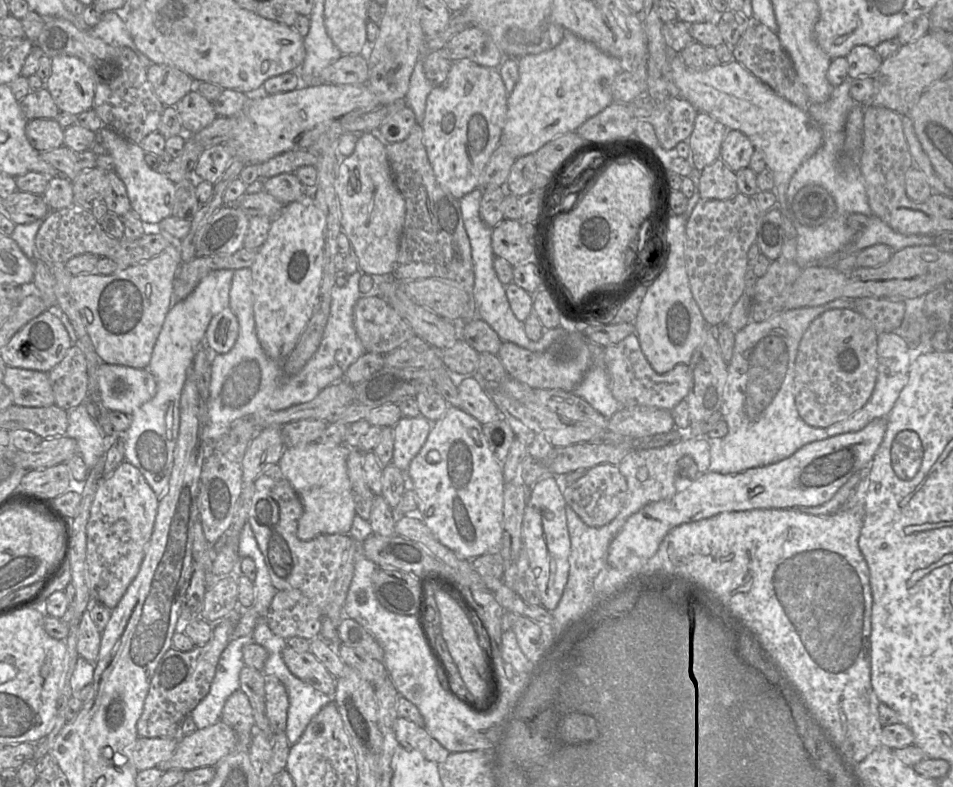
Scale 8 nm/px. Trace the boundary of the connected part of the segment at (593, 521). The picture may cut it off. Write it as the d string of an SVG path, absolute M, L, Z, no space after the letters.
M604 463L589 468L572 485L563 490L567 506L590 527L601 527L611 522L621 511L627 496L627 481L617 465Z

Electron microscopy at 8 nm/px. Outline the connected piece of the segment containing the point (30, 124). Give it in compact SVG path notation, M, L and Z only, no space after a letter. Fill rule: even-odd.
M54 119L28 120L25 134L31 146L38 152L59 148L64 143L64 129Z

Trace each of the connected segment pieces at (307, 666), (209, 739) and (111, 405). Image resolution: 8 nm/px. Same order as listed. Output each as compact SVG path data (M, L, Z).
M287 646L282 650L282 658L289 671L301 681L324 694L334 695L336 678L312 653L299 653Z
M219 720L216 724L182 737L172 757L159 764L162 771L190 771L215 766L237 746L235 731Z
M100 363L97 378L101 402L108 411L133 415L157 392L157 380L147 368Z

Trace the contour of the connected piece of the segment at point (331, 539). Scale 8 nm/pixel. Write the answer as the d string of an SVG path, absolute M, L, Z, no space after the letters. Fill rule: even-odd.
M279 464L265 469L254 481L254 486L247 522L264 556L273 586L279 591L299 590L322 613L341 567L343 553L351 545L352 537L349 534L324 534L312 540L300 540L298 524L304 508Z

